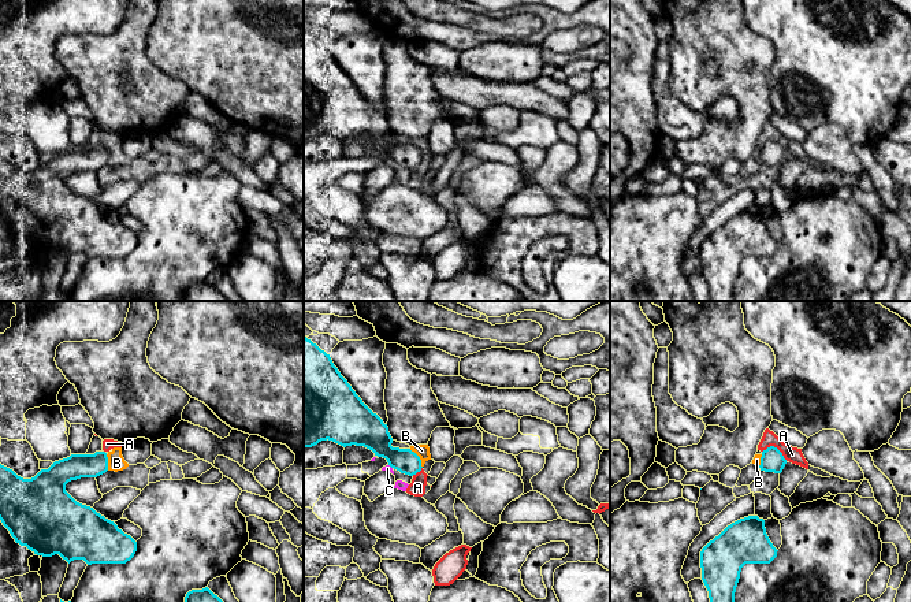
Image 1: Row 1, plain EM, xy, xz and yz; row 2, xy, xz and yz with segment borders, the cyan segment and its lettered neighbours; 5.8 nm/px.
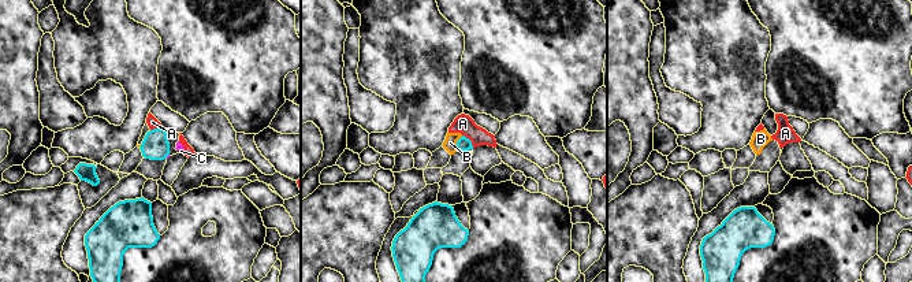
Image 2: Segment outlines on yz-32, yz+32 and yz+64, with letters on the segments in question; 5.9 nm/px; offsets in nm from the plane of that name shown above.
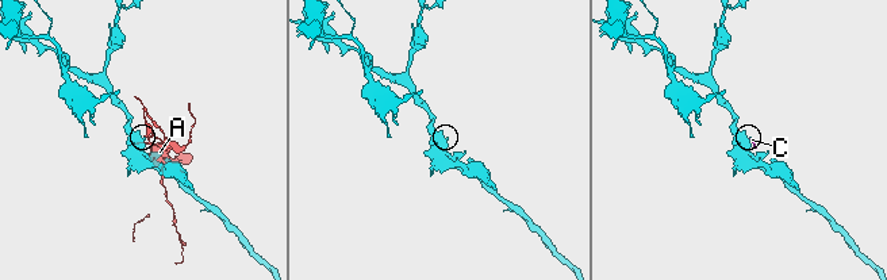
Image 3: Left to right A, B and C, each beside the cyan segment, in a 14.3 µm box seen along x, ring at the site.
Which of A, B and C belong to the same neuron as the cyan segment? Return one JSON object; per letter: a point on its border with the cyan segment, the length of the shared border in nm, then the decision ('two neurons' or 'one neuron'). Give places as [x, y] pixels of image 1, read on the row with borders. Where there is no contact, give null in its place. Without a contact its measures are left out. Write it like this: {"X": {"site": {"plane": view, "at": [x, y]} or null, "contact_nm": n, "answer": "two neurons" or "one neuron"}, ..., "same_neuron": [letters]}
{"A": {"site": {"plane": "yz", "at": [776, 448]}, "contact_nm": 160, "answer": "two neurons"}, "B": {"site": {"plane": "xz", "at": [419, 457]}, "contact_nm": 130, "answer": "two neurons"}, "C": {"site": {"plane": "xz", "at": [390, 465]}, "contact_nm": 40, "answer": "two neurons"}, "same_neuron": []}

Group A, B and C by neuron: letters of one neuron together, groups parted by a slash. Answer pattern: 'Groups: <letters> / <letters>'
Groups: A B C

